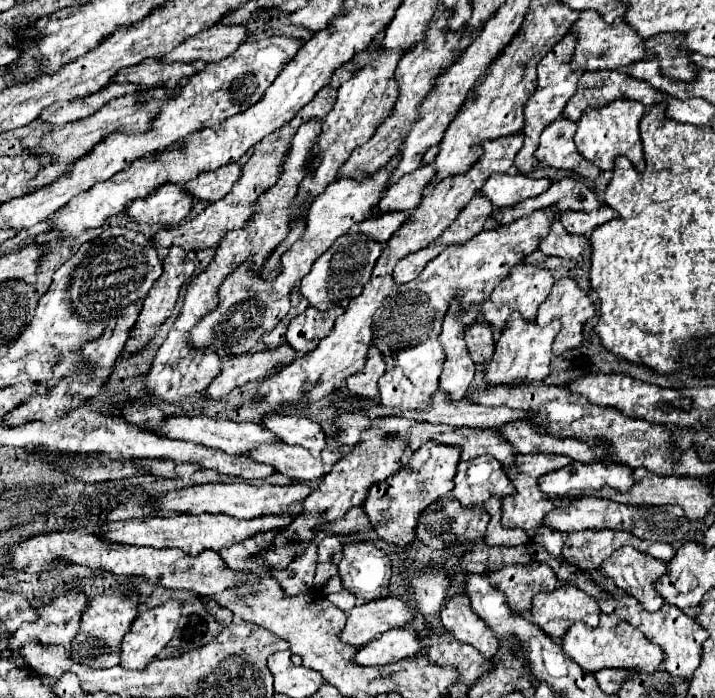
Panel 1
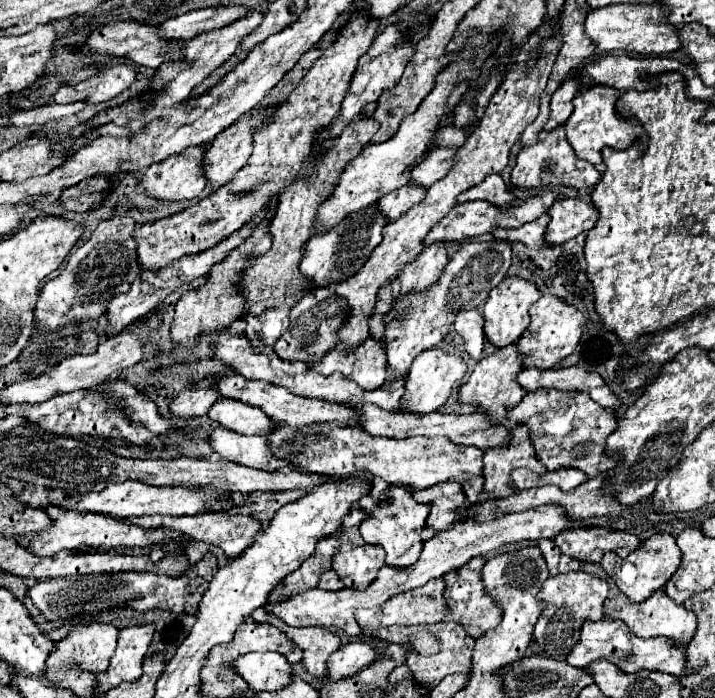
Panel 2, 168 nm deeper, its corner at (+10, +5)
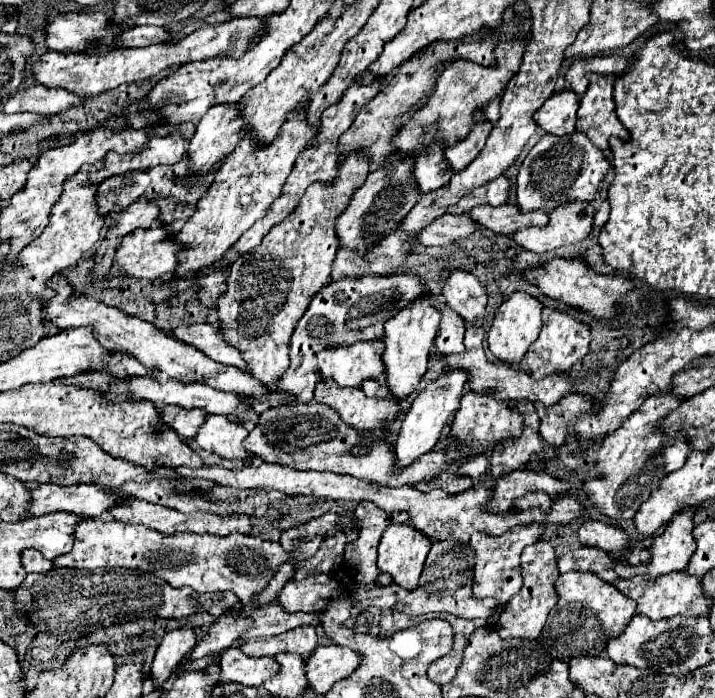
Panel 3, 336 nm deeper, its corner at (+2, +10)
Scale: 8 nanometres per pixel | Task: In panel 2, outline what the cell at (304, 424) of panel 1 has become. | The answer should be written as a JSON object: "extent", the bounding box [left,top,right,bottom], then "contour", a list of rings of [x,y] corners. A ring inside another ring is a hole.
{"extent":[207,397,277,435],"contour":[[[219,397],[215,405],[209,407],[207,417],[219,423],[221,427],[243,433],[243,435],[267,435],[277,427],[277,423],[265,417],[261,409],[249,407],[241,401],[225,399],[225,397]]]}

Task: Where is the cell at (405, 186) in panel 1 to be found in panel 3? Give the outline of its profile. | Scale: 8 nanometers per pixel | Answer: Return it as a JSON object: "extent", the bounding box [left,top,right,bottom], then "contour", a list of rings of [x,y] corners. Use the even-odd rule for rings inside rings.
{"extent":[445,112,493,172],"contour":[[[477,112],[477,124],[475,124],[473,132],[471,132],[465,140],[461,140],[459,144],[455,144],[453,148],[447,148],[447,150],[445,150],[445,158],[447,158],[449,166],[451,166],[455,172],[463,170],[469,162],[473,162],[473,160],[477,158],[477,154],[479,154],[479,152],[483,150],[483,146],[485,146],[485,140],[487,140],[487,134],[491,132],[491,128],[493,128],[493,126],[491,126],[489,122],[485,122],[483,114]]]}

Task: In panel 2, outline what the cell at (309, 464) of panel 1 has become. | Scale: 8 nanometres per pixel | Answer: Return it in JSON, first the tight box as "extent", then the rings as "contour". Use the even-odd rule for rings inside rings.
{"extent":[209,427,287,471],"contour":[[[217,427],[209,433],[211,449],[225,461],[233,461],[251,469],[281,471],[287,469],[287,461],[279,461],[271,455],[265,437],[239,435],[225,427]]]}

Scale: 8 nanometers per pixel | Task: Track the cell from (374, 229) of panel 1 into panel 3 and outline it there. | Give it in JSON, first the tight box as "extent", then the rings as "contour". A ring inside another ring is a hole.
{"extent":[413,144,453,194],"contour":[[[433,144],[433,146],[429,146],[429,152],[417,156],[417,164],[413,168],[413,178],[417,182],[419,194],[439,190],[441,186],[445,186],[449,182],[451,176],[453,176],[453,170],[449,168],[449,164],[445,164],[443,146]]]}

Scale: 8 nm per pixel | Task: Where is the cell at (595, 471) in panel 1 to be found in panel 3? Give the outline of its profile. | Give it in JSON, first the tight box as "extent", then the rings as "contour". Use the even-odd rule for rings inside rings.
{"extent":[489,470,571,512],"contour":[[[513,470],[511,474],[505,474],[497,480],[495,486],[495,498],[489,508],[493,512],[507,512],[515,500],[535,494],[535,492],[547,492],[549,496],[565,494],[569,492],[571,482],[565,478],[555,478],[547,472],[533,472],[533,470]]]}

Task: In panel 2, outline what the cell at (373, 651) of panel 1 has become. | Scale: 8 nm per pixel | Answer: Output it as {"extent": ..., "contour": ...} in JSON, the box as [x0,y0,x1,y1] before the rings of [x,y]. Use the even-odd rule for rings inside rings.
{"extent":[327,641,377,681],"contour":[[[351,641],[347,645],[341,645],[335,653],[327,659],[327,679],[339,681],[345,677],[351,677],[371,665],[377,659],[377,649],[371,647],[367,641]]]}

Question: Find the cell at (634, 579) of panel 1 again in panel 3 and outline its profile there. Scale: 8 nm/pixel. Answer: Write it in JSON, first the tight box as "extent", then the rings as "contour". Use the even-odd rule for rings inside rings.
{"extent":[613,508,695,580],"contour":[[[685,508],[683,512],[679,512],[679,514],[665,526],[663,534],[659,534],[659,536],[653,538],[653,544],[647,548],[649,554],[651,554],[651,560],[649,560],[649,562],[637,564],[637,566],[633,566],[633,564],[629,564],[629,562],[615,562],[615,564],[613,564],[613,570],[617,572],[617,576],[623,578],[623,580],[631,580],[631,578],[635,578],[635,576],[641,576],[641,578],[645,578],[645,580],[651,580],[651,578],[657,578],[657,576],[661,576],[661,574],[683,572],[683,570],[687,568],[693,552],[695,552],[695,540],[693,540],[693,534],[691,534],[691,530],[693,530],[693,520],[691,520],[691,518],[693,518],[693,508]]]}

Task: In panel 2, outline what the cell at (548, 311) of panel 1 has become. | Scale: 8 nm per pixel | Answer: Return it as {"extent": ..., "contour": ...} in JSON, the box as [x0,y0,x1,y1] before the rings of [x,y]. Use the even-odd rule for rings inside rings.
{"extent":[517,295,585,369],"contour":[[[543,295],[537,303],[531,305],[529,313],[531,313],[531,325],[527,327],[523,337],[517,341],[523,367],[553,369],[561,359],[569,357],[575,351],[585,327],[585,317],[573,305],[567,305],[565,301],[553,295]]]}

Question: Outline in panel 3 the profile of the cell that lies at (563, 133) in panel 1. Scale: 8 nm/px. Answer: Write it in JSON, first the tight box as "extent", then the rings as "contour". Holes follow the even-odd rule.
{"extent":[517,132,611,212],"contour":[[[573,132],[567,136],[545,134],[531,148],[527,158],[523,160],[517,174],[517,206],[523,212],[531,208],[541,208],[551,212],[555,206],[569,200],[587,200],[591,202],[601,180],[609,172],[611,164],[605,160],[599,148],[589,144],[589,138],[581,132]]]}

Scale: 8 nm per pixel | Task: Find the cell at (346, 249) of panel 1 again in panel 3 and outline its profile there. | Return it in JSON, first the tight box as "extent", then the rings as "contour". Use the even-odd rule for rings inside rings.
{"extent":[335,158,419,256],"contour":[[[413,158],[397,160],[389,166],[383,166],[367,176],[363,186],[353,192],[353,198],[343,214],[335,220],[337,238],[341,244],[347,244],[349,250],[357,250],[359,256],[365,256],[377,242],[381,242],[395,226],[407,216],[407,212],[419,200],[417,184],[413,180]]]}

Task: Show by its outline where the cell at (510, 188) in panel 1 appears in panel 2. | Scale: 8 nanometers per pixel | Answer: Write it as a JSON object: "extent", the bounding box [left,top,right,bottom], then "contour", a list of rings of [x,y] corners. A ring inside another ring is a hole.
{"extent":[457,175,515,207],"contour":[[[489,175],[481,185],[475,185],[461,193],[457,197],[457,203],[467,203],[467,201],[489,201],[495,207],[505,207],[505,203],[511,203],[515,199],[513,191],[509,191],[501,179],[501,175]]]}

